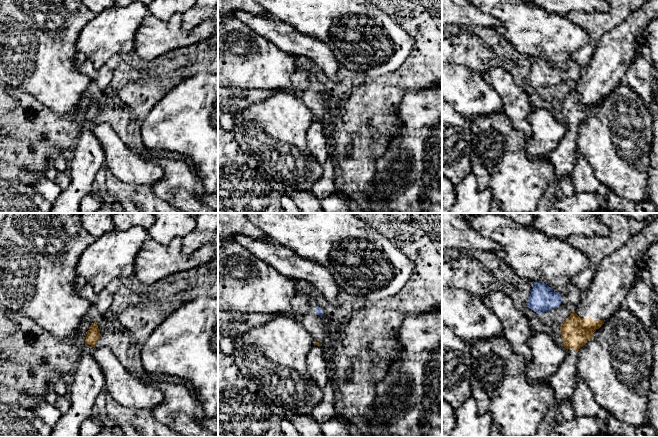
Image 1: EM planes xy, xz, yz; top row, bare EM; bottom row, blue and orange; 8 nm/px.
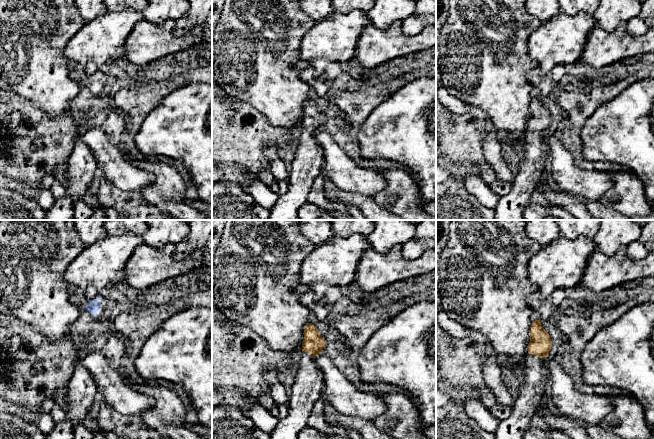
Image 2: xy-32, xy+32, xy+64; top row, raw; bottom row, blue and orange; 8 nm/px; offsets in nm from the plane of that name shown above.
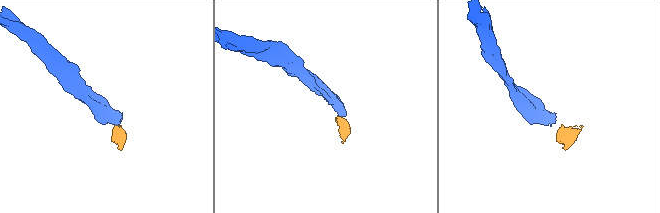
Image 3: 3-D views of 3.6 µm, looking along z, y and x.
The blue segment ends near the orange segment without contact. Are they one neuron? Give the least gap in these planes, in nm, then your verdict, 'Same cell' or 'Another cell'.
Distance 110 nm. Another cell

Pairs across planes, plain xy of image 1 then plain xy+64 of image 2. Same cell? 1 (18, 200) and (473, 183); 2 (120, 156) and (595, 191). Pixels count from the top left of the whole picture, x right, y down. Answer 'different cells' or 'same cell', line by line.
1: different cells
2: same cell

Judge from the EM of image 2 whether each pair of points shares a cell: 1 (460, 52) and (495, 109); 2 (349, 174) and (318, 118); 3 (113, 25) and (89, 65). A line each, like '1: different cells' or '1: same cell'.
1: same cell
2: different cells
3: same cell

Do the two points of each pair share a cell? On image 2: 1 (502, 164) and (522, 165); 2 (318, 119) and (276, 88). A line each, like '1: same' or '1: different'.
1: different
2: different

